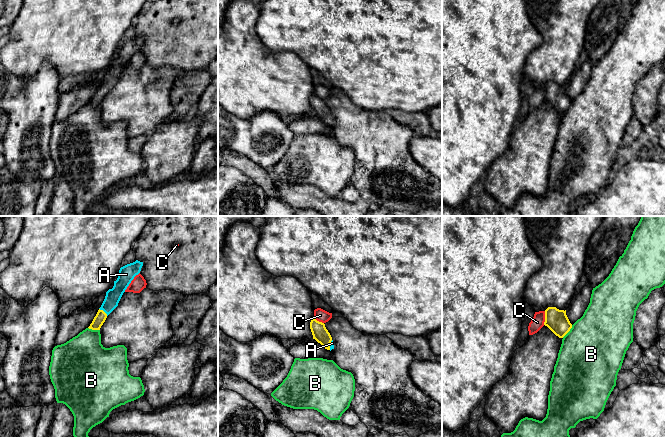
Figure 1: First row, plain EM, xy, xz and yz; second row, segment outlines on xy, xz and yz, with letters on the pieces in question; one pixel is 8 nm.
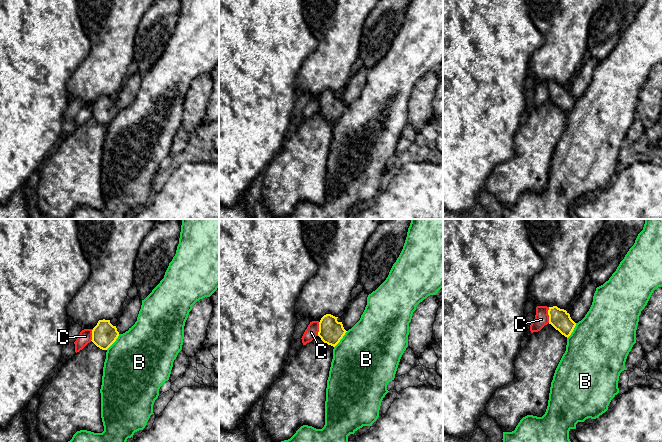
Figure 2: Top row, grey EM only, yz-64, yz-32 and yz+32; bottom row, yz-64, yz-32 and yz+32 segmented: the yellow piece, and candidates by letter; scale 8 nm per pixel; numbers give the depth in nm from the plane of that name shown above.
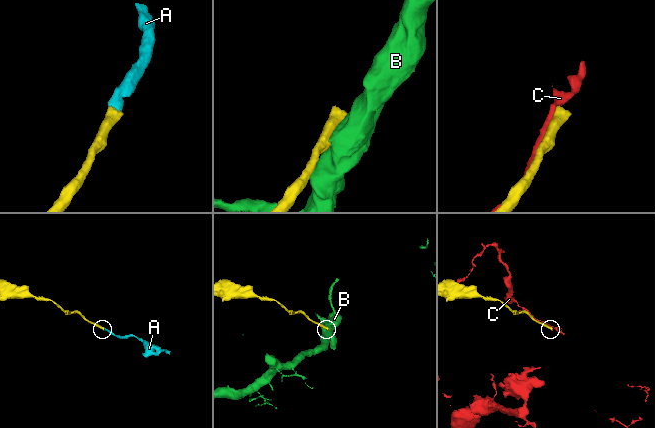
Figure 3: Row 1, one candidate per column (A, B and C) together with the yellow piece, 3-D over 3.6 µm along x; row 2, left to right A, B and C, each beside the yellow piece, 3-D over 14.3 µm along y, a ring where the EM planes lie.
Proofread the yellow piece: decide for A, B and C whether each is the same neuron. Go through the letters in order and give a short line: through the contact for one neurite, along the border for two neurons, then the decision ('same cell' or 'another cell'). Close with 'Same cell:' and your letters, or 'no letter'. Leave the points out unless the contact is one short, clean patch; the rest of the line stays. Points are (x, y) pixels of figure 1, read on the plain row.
A: line xy (99, 95), (103, 87), (113, 72); same cell
B: another cell
C: another cell
Same cell: A

